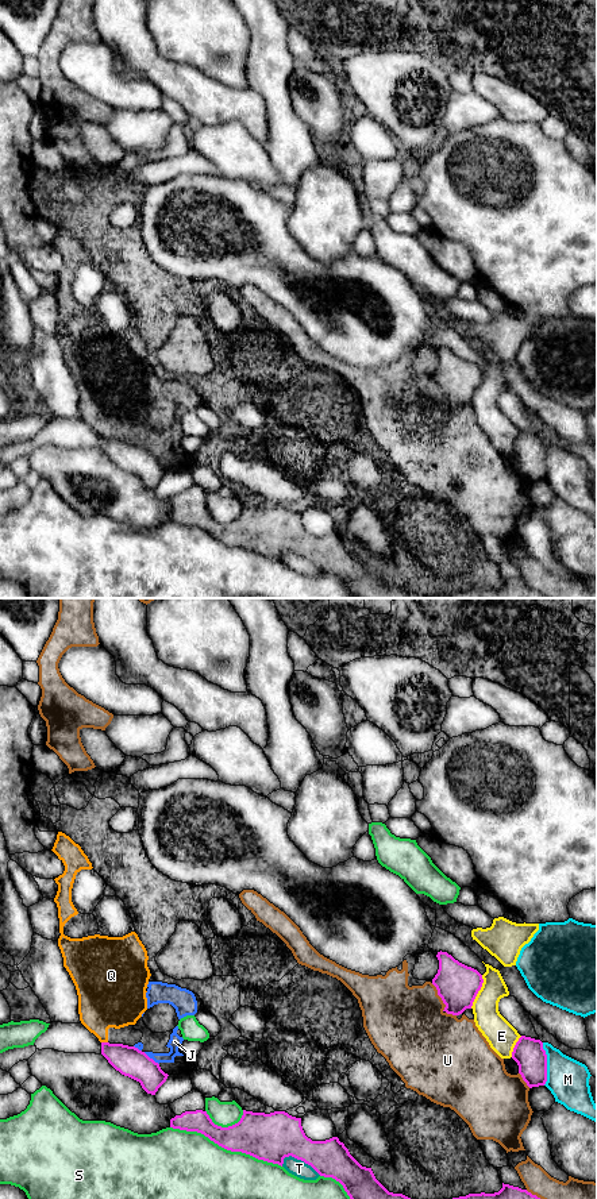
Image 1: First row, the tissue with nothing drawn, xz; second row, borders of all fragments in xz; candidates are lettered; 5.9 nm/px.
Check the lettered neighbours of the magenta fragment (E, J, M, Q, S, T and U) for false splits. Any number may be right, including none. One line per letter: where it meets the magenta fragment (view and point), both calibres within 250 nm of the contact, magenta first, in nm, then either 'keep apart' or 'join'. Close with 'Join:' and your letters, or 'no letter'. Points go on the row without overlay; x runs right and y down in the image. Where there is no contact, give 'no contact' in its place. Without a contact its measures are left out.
E: xz (478, 385) | 260/170 nm | keep apart
J: xz (151, 454) | 180/70 nm | keep apart
M: xz (546, 459) | 180/260 nm | keep apart
Q: xz (104, 438) | 180/320 nm | keep apart
S: xz (226, 543) | 280/480 nm | keep apart
T: xz (301, 555) | 280/100 nm | keep apart
U: xz (439, 390) | 260/440 nm | keep apart
Join: no letter

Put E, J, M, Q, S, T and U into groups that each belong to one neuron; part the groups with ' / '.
E / J Q / M / S / T / U

